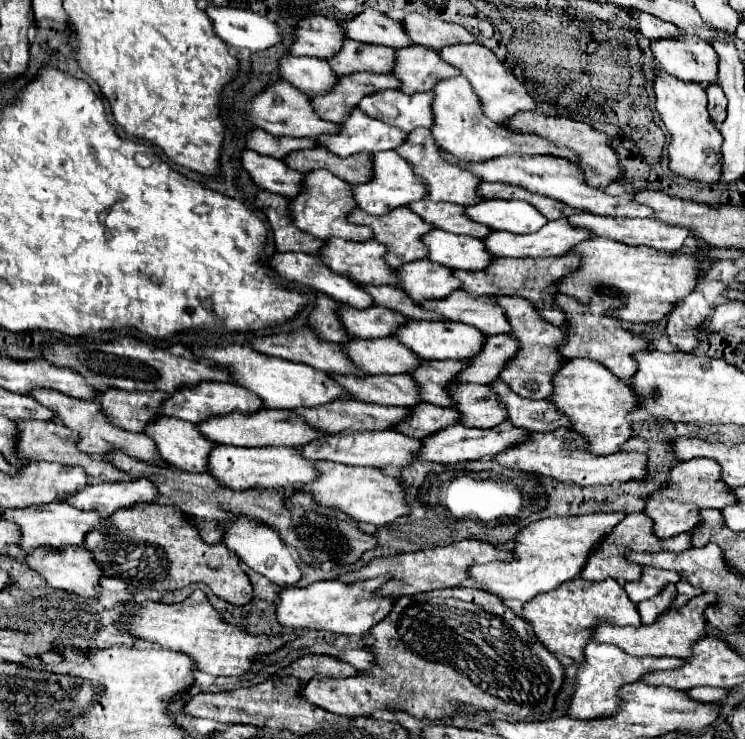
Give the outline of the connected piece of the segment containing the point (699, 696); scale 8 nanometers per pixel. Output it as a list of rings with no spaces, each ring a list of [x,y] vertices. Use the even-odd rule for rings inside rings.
[[[709,686],[695,687],[687,691],[689,697],[703,703],[721,701],[729,693],[729,689],[713,688]]]

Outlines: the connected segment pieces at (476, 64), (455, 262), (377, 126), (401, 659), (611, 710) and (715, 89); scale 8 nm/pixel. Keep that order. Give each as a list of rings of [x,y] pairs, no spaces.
[[[457,43],[457,45],[443,47],[439,51],[439,55],[449,65],[457,67],[459,73],[471,83],[475,95],[481,101],[481,111],[485,111],[485,117],[493,119],[495,123],[501,123],[501,121],[509,119],[511,115],[515,115],[519,111],[531,111],[531,109],[535,109],[535,101],[527,93],[527,89],[513,77],[511,71],[507,71],[501,65],[501,61],[495,57],[495,53],[489,51],[487,47],[483,47],[479,43]]]
[[[433,229],[427,235],[423,235],[423,243],[429,249],[427,259],[433,263],[441,263],[449,269],[485,269],[489,261],[493,259],[481,239],[465,237],[465,235],[453,235],[447,231]]]
[[[353,109],[353,113],[349,113],[341,123],[341,131],[335,135],[319,135],[315,143],[327,151],[333,151],[337,157],[349,157],[363,151],[377,153],[395,149],[405,141],[405,137],[405,131],[389,127],[377,119],[367,117],[359,109]]]
[[[449,587],[445,591],[397,597],[391,613],[373,625],[369,635],[375,639],[369,647],[375,655],[371,669],[345,679],[311,679],[301,689],[301,699],[345,717],[371,715],[377,709],[401,707],[421,719],[447,719],[453,717],[457,709],[465,707],[499,711],[517,721],[527,721],[535,715],[549,715],[553,711],[555,695],[563,685],[561,663],[537,641],[531,625],[495,595],[473,587]]]
[[[589,641],[585,645],[585,657],[583,663],[577,669],[577,683],[575,693],[567,705],[567,717],[571,719],[595,719],[595,717],[607,717],[617,713],[617,687],[623,683],[637,681],[643,673],[657,671],[657,669],[675,669],[681,665],[679,657],[631,657],[625,651],[621,651],[615,645],[601,645],[595,641]]]
[[[711,83],[705,91],[707,91],[707,99],[709,99],[707,111],[709,111],[711,119],[723,121],[725,115],[727,115],[727,99],[725,99],[725,93],[721,91],[721,87],[717,83]]]

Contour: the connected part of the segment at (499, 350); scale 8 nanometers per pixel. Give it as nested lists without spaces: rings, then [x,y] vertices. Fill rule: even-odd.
[[[509,335],[485,337],[485,347],[473,359],[467,359],[467,367],[457,375],[459,383],[481,383],[489,385],[497,379],[501,367],[517,353],[517,341]]]

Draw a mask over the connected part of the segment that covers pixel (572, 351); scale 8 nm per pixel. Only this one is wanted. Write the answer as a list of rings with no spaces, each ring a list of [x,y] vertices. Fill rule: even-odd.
[[[557,293],[555,295],[555,303],[561,307],[561,311],[567,317],[567,323],[563,327],[563,341],[559,343],[557,351],[565,357],[565,359],[575,359],[575,357],[587,357],[593,361],[599,361],[601,365],[605,365],[613,375],[617,375],[621,381],[627,381],[629,377],[635,375],[637,371],[637,363],[633,361],[633,353],[647,349],[649,341],[643,339],[639,333],[633,333],[629,329],[623,329],[613,317],[605,315],[605,309],[617,307],[617,303],[621,303],[619,299],[607,299],[605,295],[593,299],[593,303],[589,307],[581,305],[579,301],[575,301],[569,295]]]

